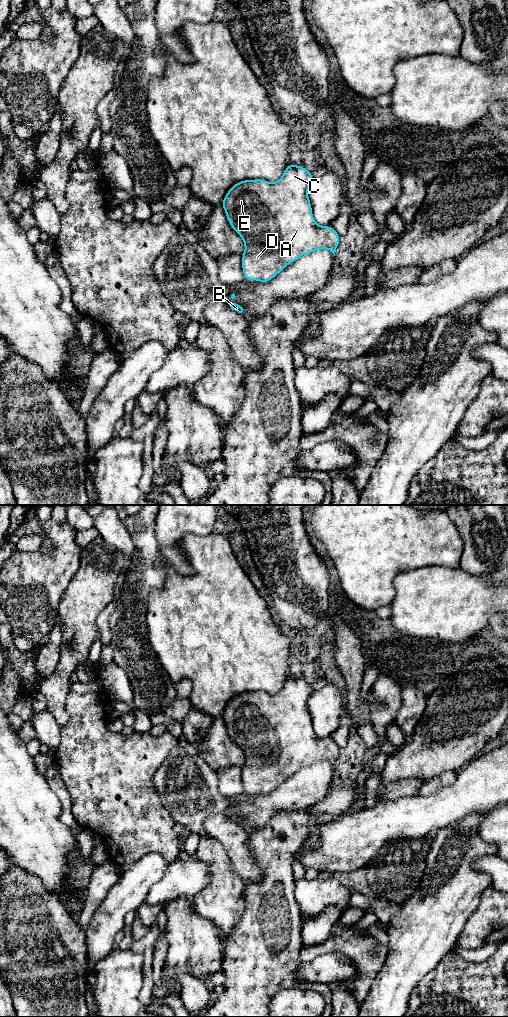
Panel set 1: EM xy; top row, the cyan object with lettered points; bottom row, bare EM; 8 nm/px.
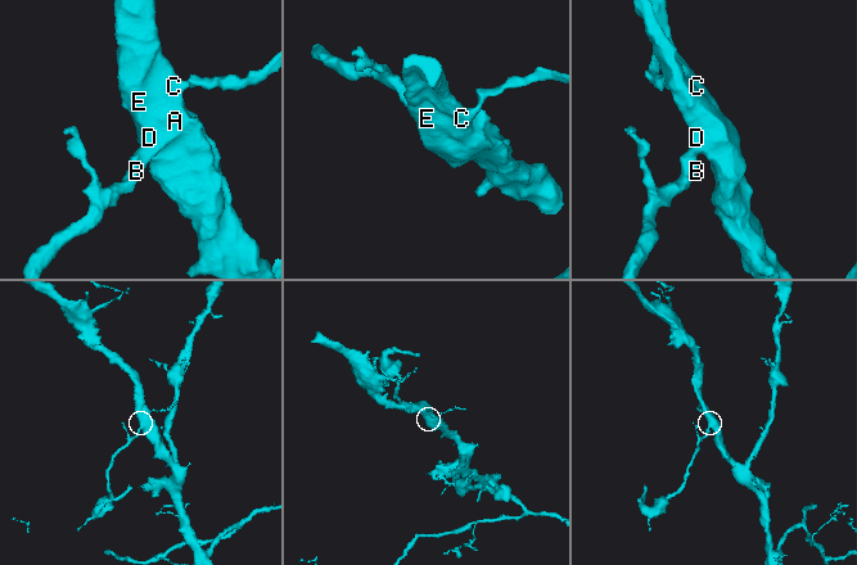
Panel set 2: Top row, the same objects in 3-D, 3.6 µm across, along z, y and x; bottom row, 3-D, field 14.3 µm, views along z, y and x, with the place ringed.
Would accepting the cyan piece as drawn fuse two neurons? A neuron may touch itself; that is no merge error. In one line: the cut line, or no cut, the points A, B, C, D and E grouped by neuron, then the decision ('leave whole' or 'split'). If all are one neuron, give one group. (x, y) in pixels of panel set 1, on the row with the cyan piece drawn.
no cut | A B C D E | leave whole

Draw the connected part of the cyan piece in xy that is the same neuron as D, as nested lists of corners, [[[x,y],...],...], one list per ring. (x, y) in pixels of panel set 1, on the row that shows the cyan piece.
[[[290,163],[275,183],[243,180],[226,193],[221,205],[229,224],[244,241],[242,270],[246,280],[269,282],[288,264],[319,249],[328,249],[335,256],[340,236],[331,226],[319,226],[312,215],[307,191],[313,179],[306,168]]]

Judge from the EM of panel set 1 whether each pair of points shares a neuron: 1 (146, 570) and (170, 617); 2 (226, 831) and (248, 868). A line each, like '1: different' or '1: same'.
1: different
2: same

